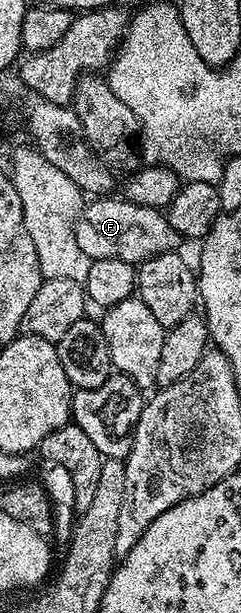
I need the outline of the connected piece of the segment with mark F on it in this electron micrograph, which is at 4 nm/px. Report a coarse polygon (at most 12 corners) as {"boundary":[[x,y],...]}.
{"boundary":[[124,197],[73,222],[89,259],[137,265],[178,246],[168,214]]}

